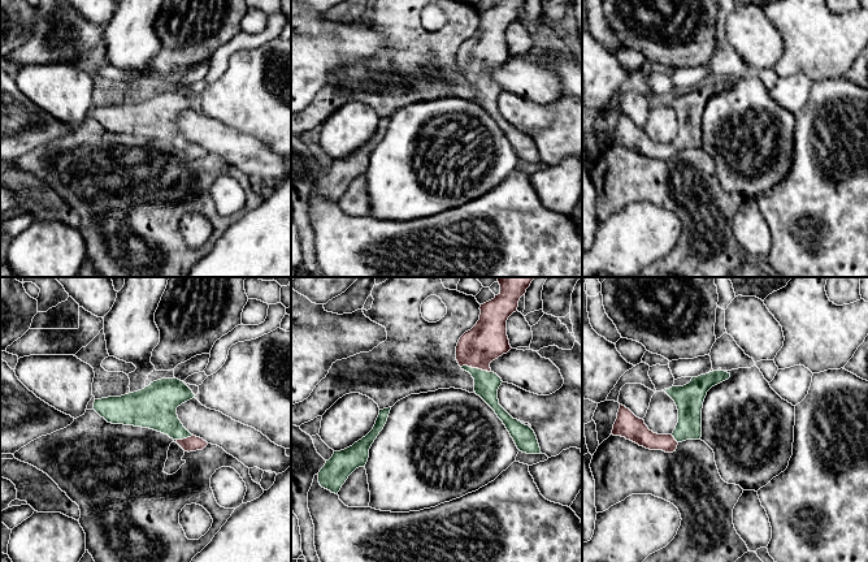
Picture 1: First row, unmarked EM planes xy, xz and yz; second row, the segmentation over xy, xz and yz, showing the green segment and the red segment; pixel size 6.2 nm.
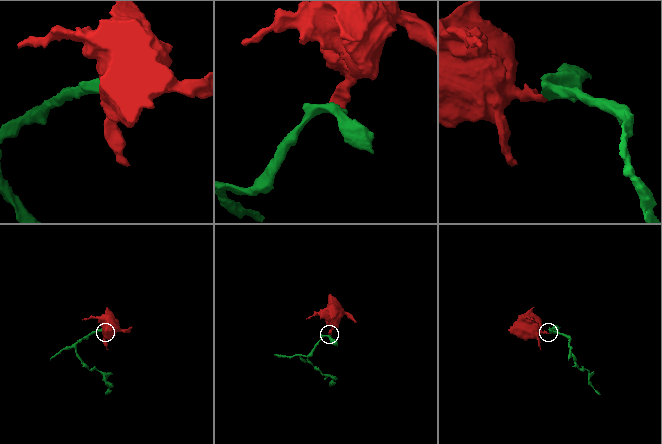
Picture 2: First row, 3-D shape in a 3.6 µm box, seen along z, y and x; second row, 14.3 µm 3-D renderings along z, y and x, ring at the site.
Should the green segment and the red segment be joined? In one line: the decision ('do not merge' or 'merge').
merge

